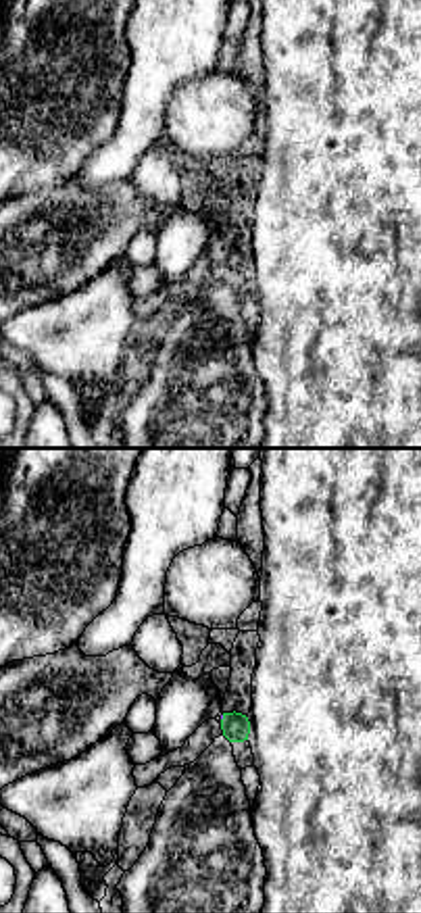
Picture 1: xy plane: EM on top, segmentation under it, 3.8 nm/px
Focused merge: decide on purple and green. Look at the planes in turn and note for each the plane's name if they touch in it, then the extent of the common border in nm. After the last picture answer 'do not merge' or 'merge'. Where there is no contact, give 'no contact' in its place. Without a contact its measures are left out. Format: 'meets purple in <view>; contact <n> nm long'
no contact

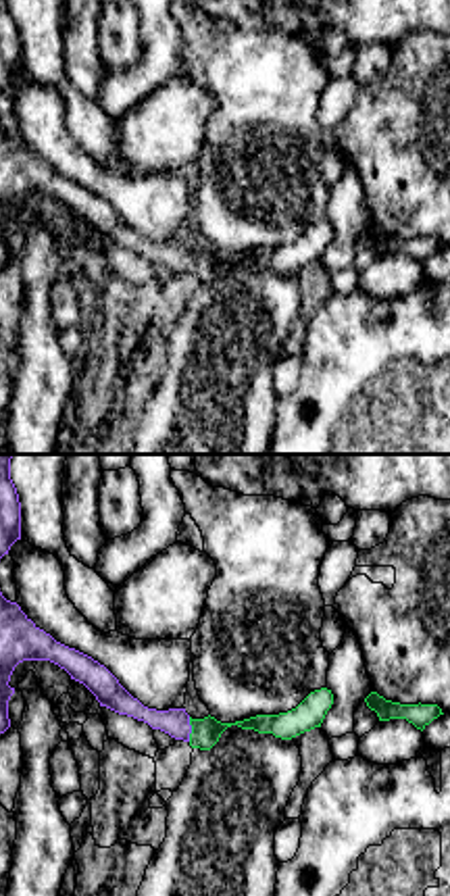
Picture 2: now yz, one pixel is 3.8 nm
meets purple in yz; contact 100 nm long

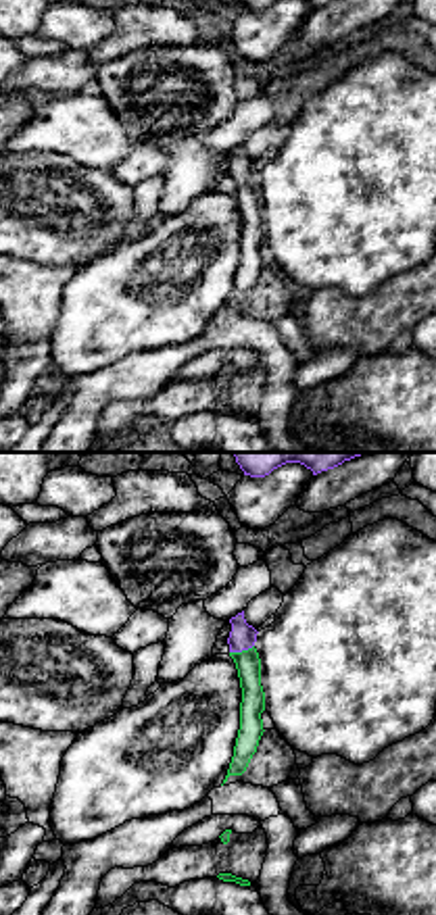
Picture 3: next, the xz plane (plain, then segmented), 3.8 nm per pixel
meets purple in xz; contact 100 nm long

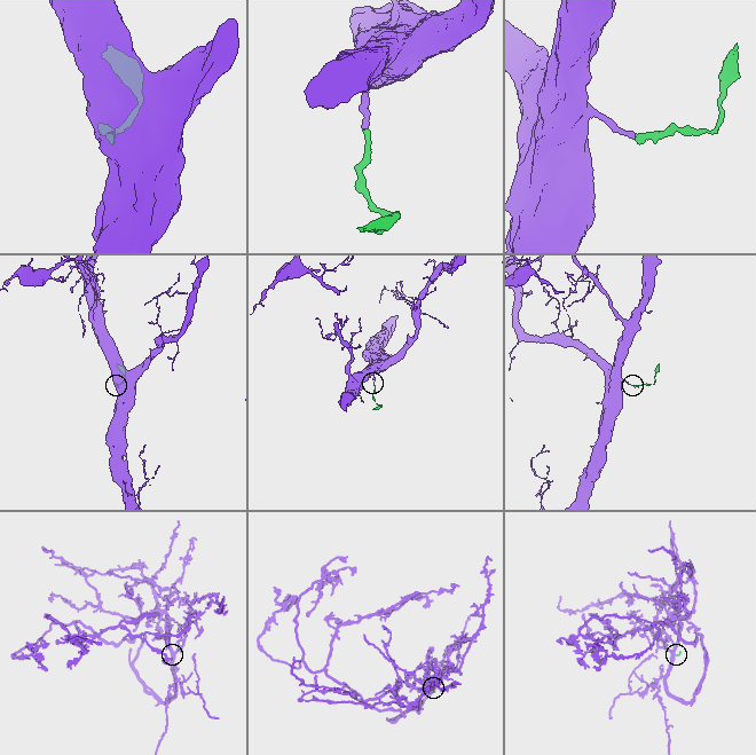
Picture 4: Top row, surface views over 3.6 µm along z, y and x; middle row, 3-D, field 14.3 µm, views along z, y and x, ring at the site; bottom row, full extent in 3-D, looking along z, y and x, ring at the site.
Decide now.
merge

